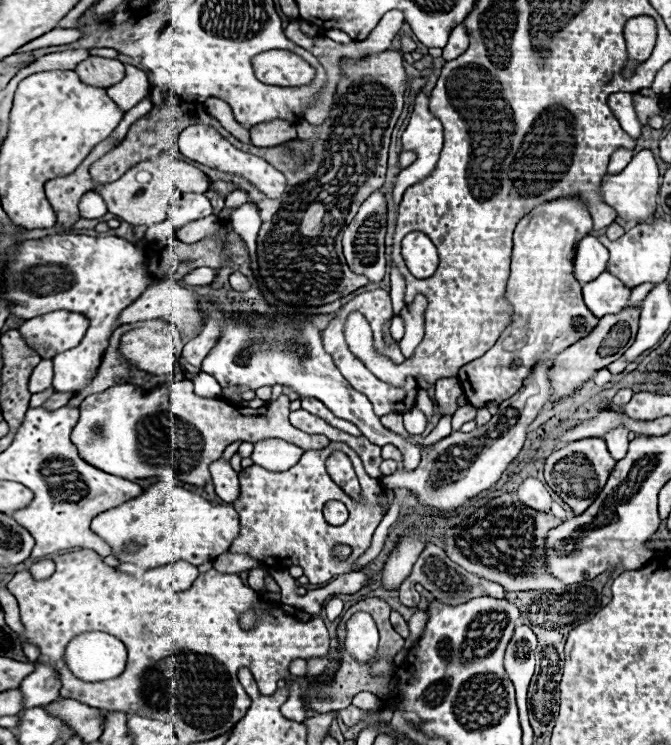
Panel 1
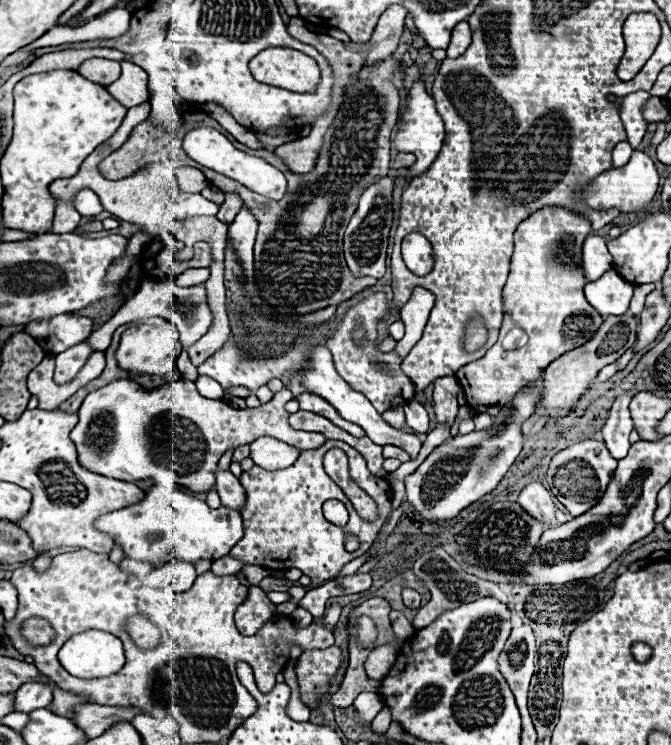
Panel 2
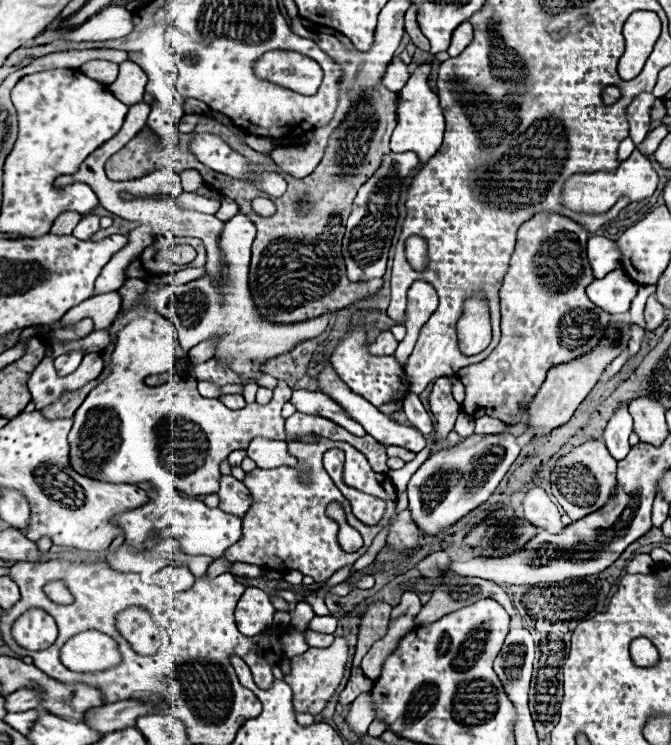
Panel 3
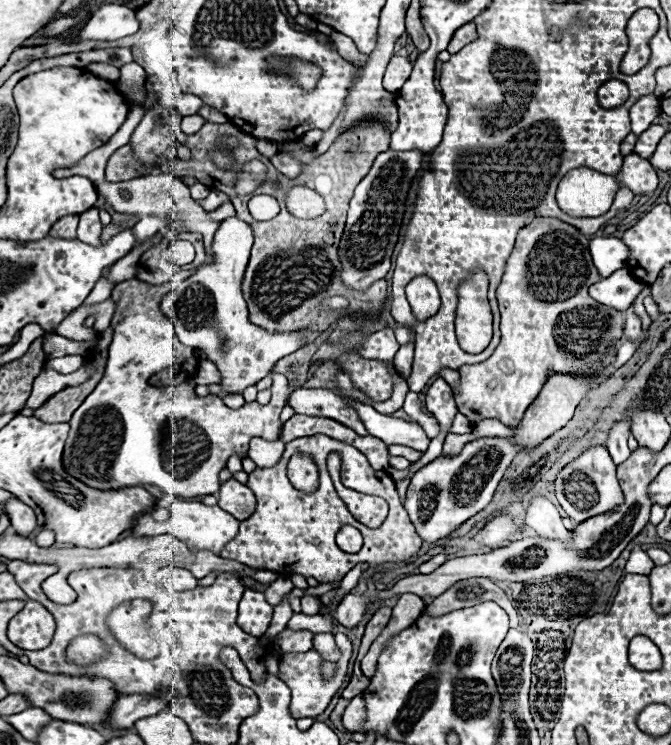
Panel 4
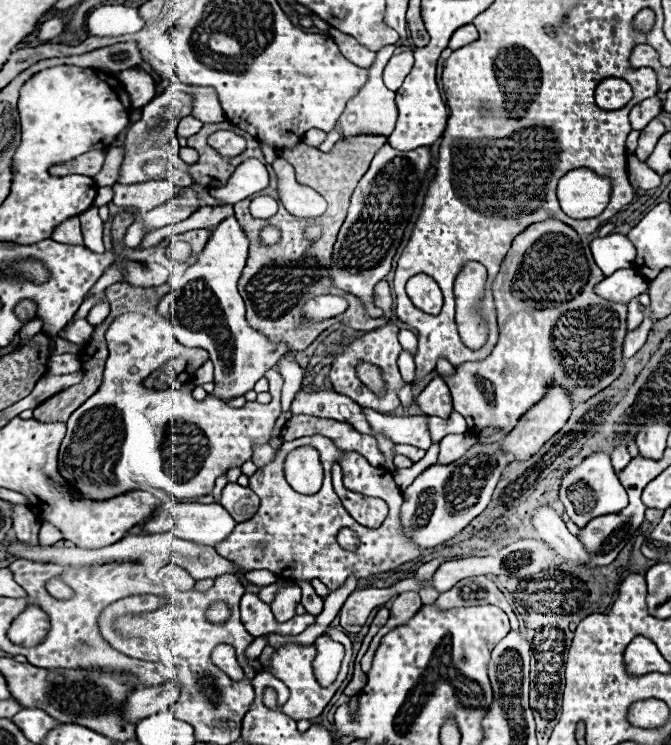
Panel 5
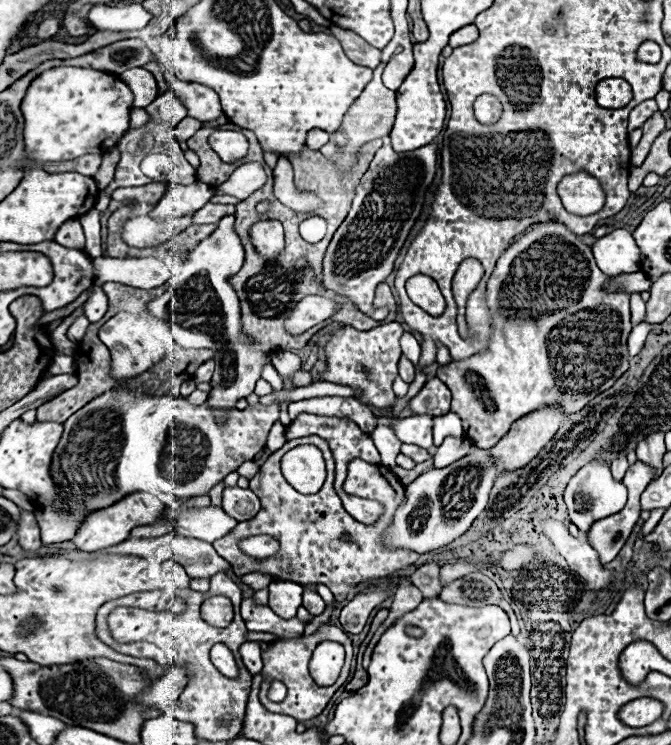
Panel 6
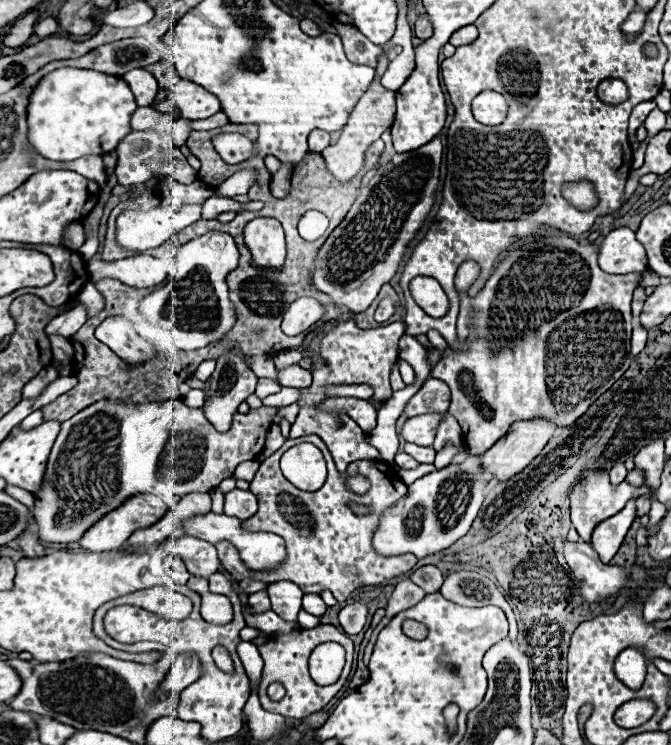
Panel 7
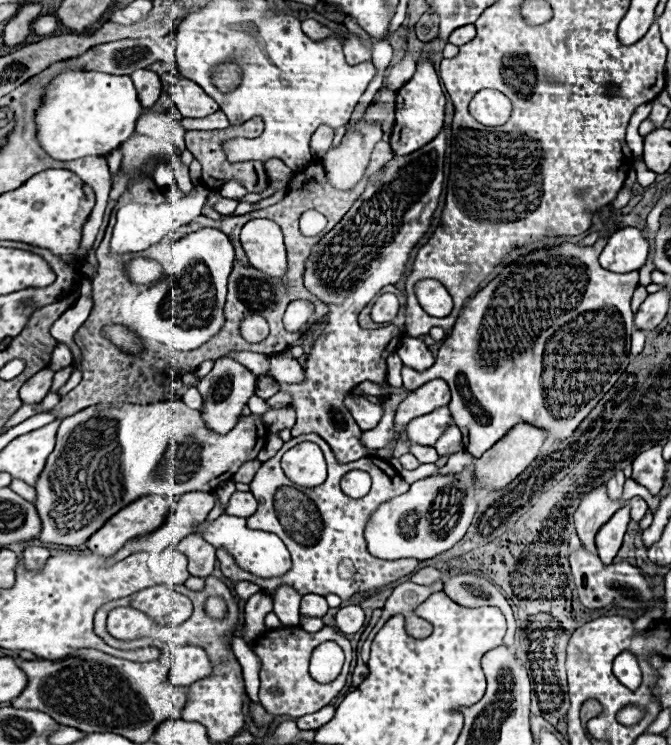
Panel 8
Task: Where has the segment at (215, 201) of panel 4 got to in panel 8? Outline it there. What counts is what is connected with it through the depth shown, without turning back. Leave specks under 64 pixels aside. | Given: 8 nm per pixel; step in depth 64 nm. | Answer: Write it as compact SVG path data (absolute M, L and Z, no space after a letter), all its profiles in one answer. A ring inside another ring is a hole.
M226 182L226 184L220 188L220 196L232 198L232 200L242 200L246 194L248 194L248 190L246 190L244 186L240 186L238 182Z

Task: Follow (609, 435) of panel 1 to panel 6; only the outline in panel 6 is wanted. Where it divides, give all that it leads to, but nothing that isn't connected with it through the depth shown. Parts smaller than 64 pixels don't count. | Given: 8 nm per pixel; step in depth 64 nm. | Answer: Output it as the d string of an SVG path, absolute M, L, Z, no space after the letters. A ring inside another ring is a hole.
M624 456L616 458L616 460L610 464L610 470L612 470L614 480L622 480L622 478L624 478L624 472L628 470L628 462L626 462L626 458L624 458Z

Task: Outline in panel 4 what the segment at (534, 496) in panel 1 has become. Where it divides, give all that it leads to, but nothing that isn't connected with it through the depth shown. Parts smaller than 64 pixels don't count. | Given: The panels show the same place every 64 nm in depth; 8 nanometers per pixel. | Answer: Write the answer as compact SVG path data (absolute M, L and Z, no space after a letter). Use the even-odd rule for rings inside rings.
M536 496L526 514L526 524L538 534L538 536L548 536L550 540L562 540L568 542L568 530L562 524L562 518L552 502L548 502L542 496Z

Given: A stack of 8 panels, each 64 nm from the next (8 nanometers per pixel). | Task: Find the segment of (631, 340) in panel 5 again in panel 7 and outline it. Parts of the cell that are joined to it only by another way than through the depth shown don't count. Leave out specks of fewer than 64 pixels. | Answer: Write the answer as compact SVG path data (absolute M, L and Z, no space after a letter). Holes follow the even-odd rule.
M638 326L632 331L632 354L638 354L642 352L642 348L645 347L647 342L648 330Z

